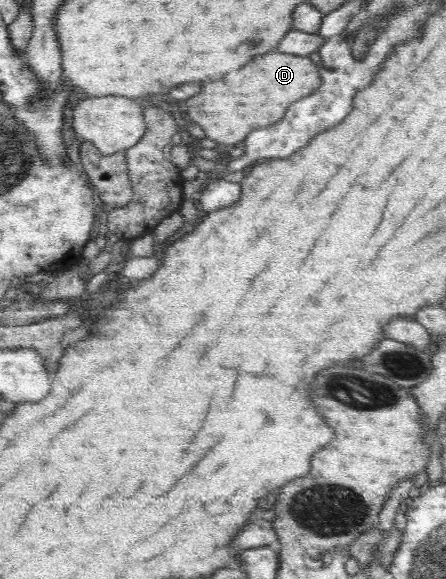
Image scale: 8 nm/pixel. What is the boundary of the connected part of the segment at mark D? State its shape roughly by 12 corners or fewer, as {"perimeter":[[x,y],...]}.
{"perimeter":[[268,51],[182,102],[218,145],[276,124],[321,85],[308,56]]}

